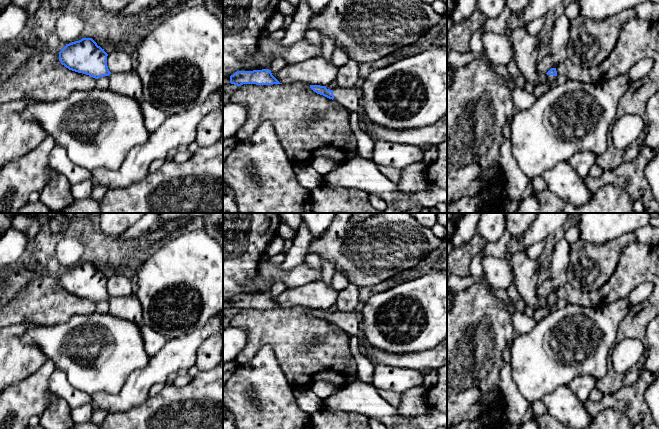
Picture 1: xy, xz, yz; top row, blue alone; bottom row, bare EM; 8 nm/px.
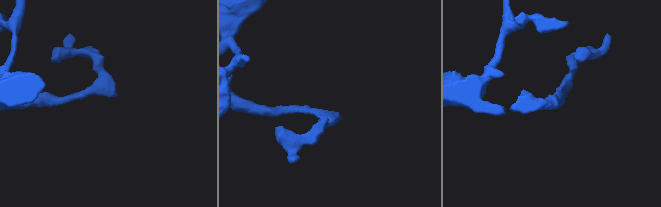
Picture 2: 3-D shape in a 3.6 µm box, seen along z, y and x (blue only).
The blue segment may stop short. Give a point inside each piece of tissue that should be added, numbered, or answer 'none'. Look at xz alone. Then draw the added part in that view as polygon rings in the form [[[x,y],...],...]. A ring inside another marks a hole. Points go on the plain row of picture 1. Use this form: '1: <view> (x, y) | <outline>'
1: xz (351, 322) | [[[357,309],[353,312],[339,312],[333,314],[334,324],[344,330],[349,336],[355,336],[359,340],[360,350],[366,353],[371,344],[365,338],[363,330],[363,317],[361,311]]]

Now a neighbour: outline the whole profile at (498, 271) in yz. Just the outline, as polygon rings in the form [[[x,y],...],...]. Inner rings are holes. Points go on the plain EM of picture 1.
[[[485,256],[482,260],[482,267],[488,284],[495,291],[506,291],[512,284],[512,268],[510,263],[505,258]]]

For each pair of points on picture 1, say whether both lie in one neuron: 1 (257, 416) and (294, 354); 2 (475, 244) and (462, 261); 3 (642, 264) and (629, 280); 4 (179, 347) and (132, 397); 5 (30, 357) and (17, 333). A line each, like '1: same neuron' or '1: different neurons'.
1: different neurons
2: same neuron
3: same neuron
4: same neuron
5: same neuron

